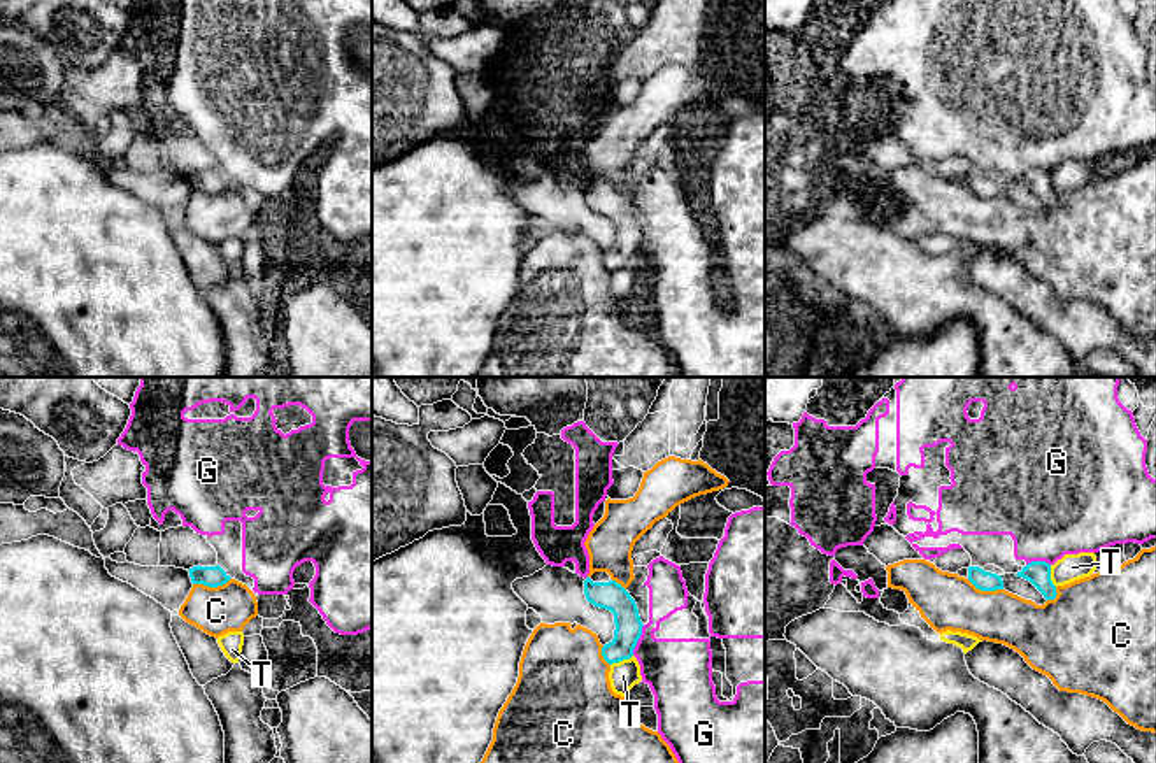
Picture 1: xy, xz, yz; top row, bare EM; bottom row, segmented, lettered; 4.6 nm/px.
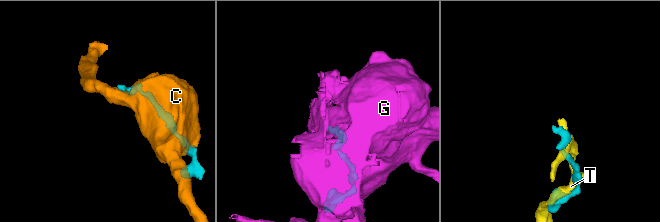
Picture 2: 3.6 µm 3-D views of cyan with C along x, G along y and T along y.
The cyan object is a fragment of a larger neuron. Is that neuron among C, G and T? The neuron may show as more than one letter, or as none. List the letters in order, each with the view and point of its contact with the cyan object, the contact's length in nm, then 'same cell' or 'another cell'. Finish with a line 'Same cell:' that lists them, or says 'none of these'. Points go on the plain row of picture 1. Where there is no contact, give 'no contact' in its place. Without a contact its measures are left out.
C: meets cyan in xy at (211, 193); contact 180 nm long; another cell
G: meets cyan in xz at (637, 248); contact 160 nm long; another cell
T: meets cyan in xz at (621, 267); contact 120 nm long; another cell
Same cell: none of these

